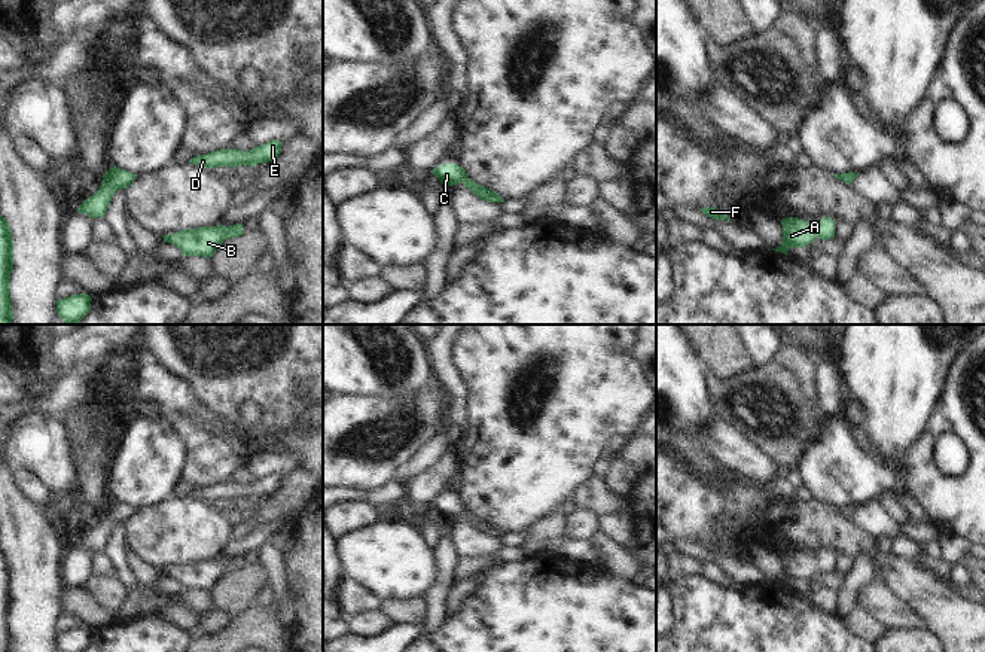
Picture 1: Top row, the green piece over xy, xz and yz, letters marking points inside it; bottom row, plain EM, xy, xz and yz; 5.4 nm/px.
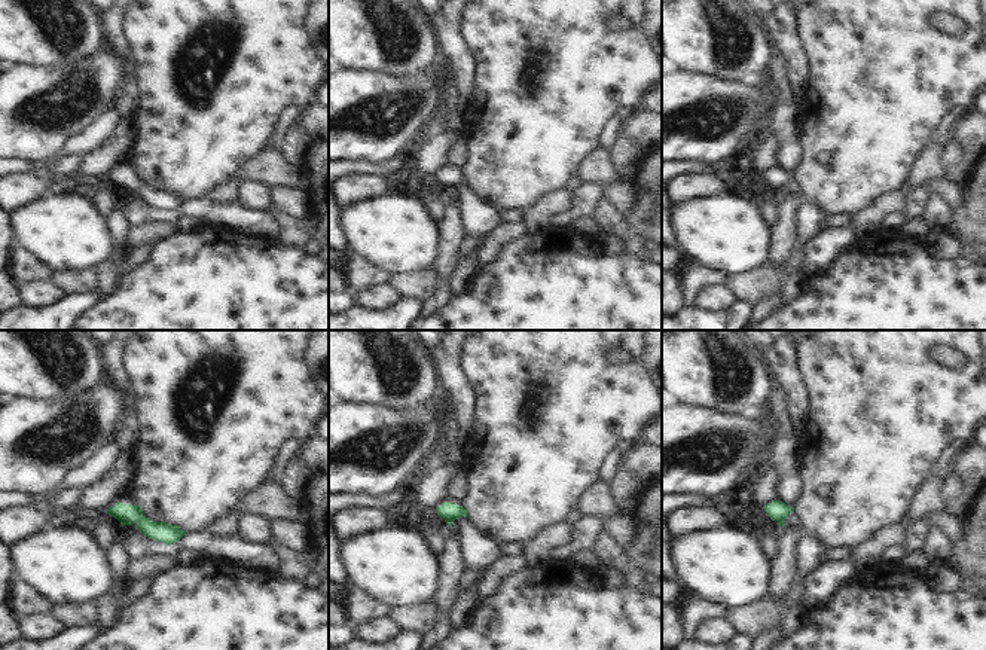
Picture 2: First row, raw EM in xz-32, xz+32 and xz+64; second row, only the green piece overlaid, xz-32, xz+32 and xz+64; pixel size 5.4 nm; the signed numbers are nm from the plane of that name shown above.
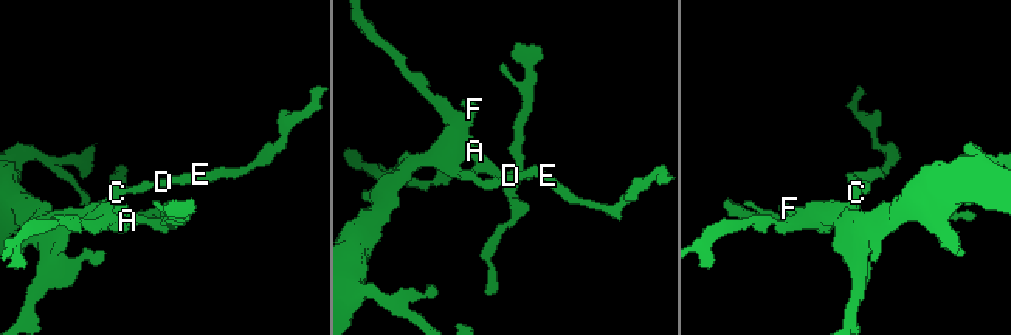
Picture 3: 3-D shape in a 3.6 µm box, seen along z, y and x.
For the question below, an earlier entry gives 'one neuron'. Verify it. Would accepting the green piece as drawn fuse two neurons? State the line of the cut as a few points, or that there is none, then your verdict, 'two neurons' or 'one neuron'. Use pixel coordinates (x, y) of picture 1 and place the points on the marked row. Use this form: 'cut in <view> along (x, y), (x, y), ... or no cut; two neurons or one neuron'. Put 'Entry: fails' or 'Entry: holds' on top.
Entry: holds
no cut; one neuron

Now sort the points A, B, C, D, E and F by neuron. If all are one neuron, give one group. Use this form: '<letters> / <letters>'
A B C D E F

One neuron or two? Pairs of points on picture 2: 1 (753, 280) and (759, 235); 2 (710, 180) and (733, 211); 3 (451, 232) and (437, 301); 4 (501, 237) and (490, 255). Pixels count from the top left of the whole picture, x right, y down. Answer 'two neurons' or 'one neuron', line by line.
1: two neurons
2: two neurons
3: one neuron
4: one neuron

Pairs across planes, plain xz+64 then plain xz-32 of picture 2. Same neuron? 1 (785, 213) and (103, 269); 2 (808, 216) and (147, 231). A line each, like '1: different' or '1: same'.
1: same
2: different

